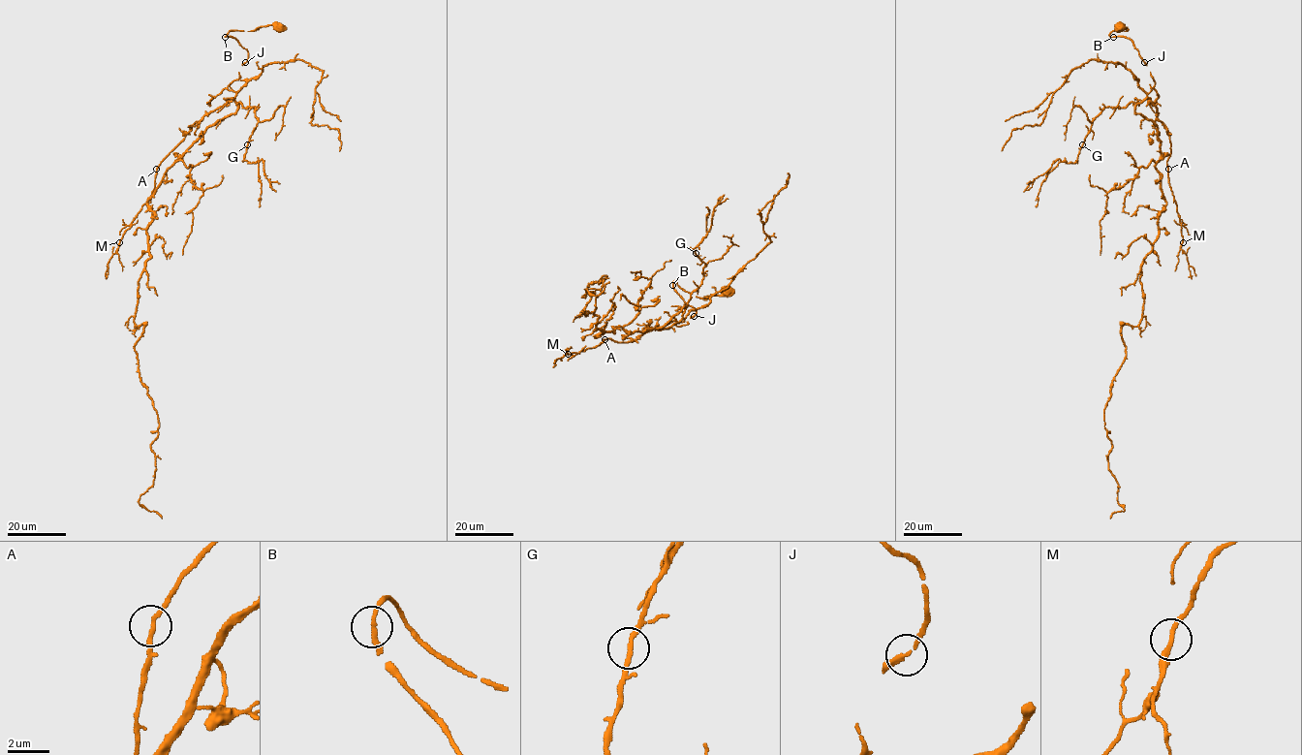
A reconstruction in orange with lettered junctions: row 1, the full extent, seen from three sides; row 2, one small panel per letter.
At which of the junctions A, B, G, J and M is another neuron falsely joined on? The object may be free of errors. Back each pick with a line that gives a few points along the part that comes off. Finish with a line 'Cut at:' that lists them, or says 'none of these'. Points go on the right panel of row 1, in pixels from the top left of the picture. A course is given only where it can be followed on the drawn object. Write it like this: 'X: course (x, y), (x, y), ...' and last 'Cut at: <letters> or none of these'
Cut at: none of these

